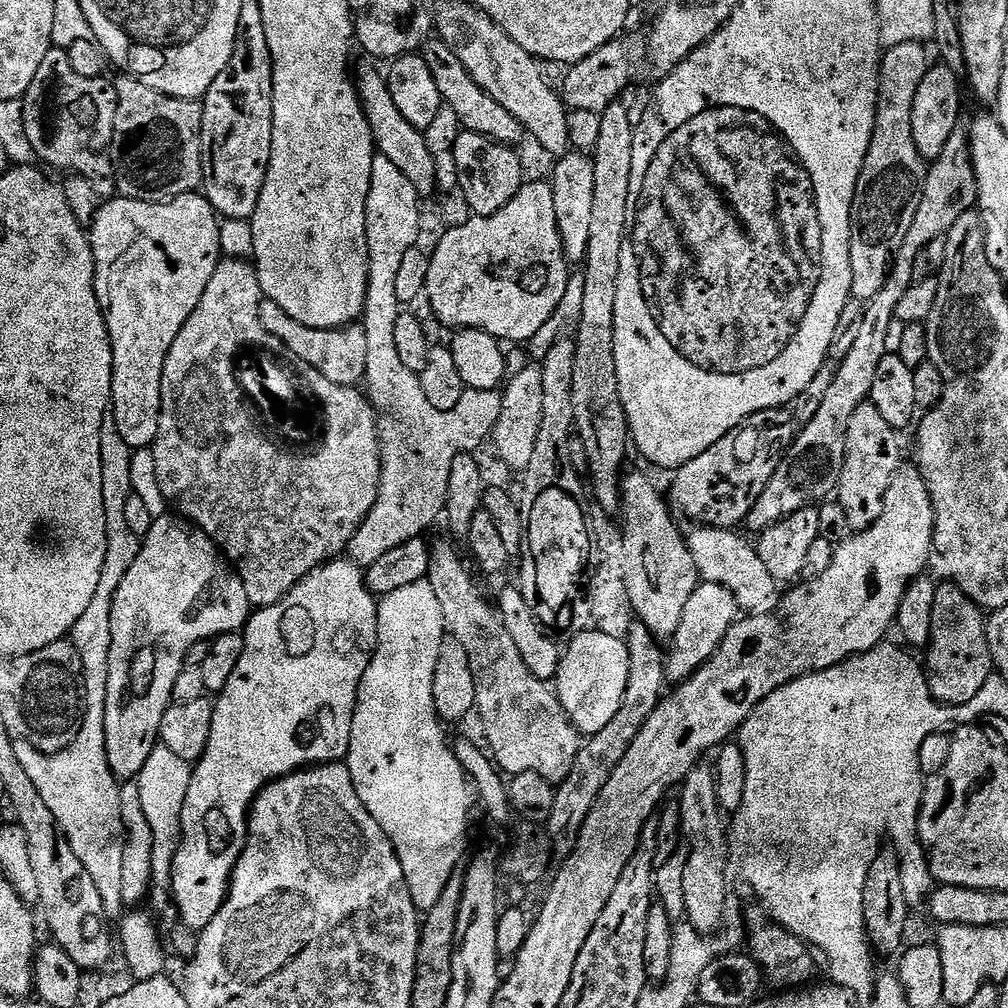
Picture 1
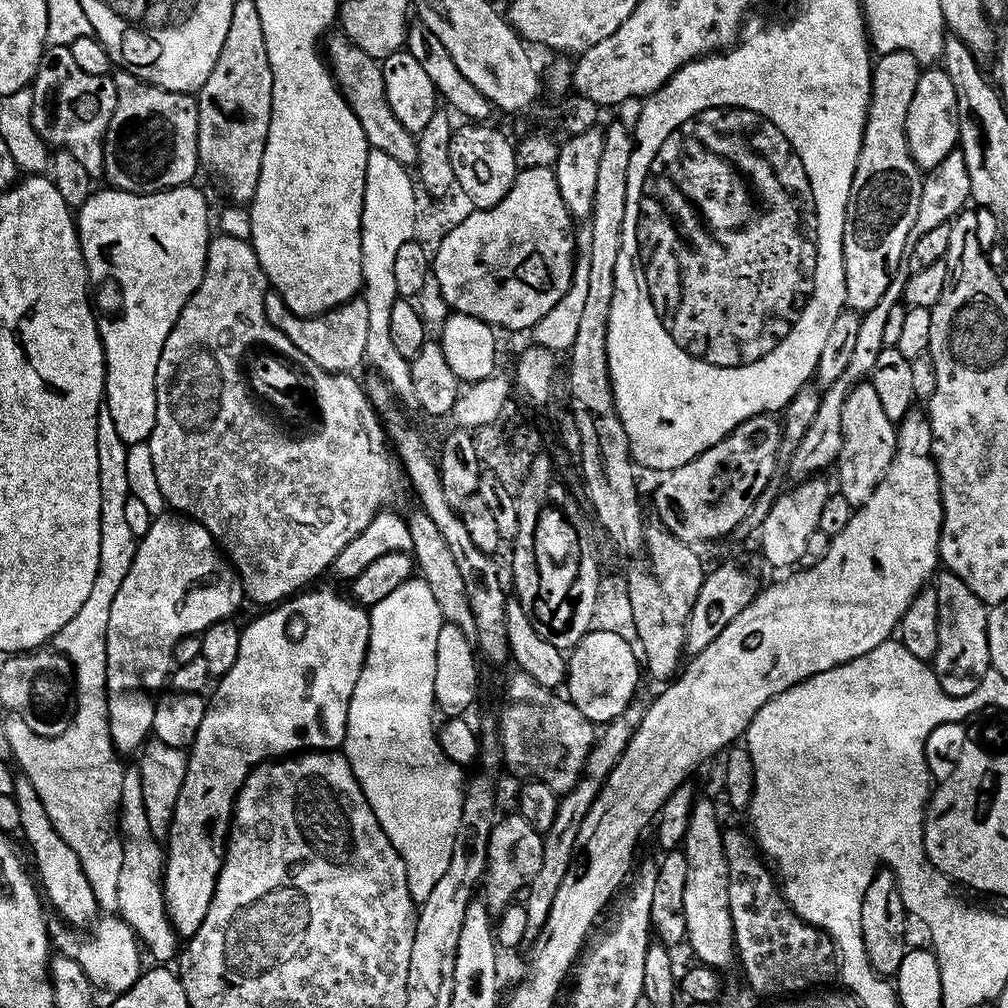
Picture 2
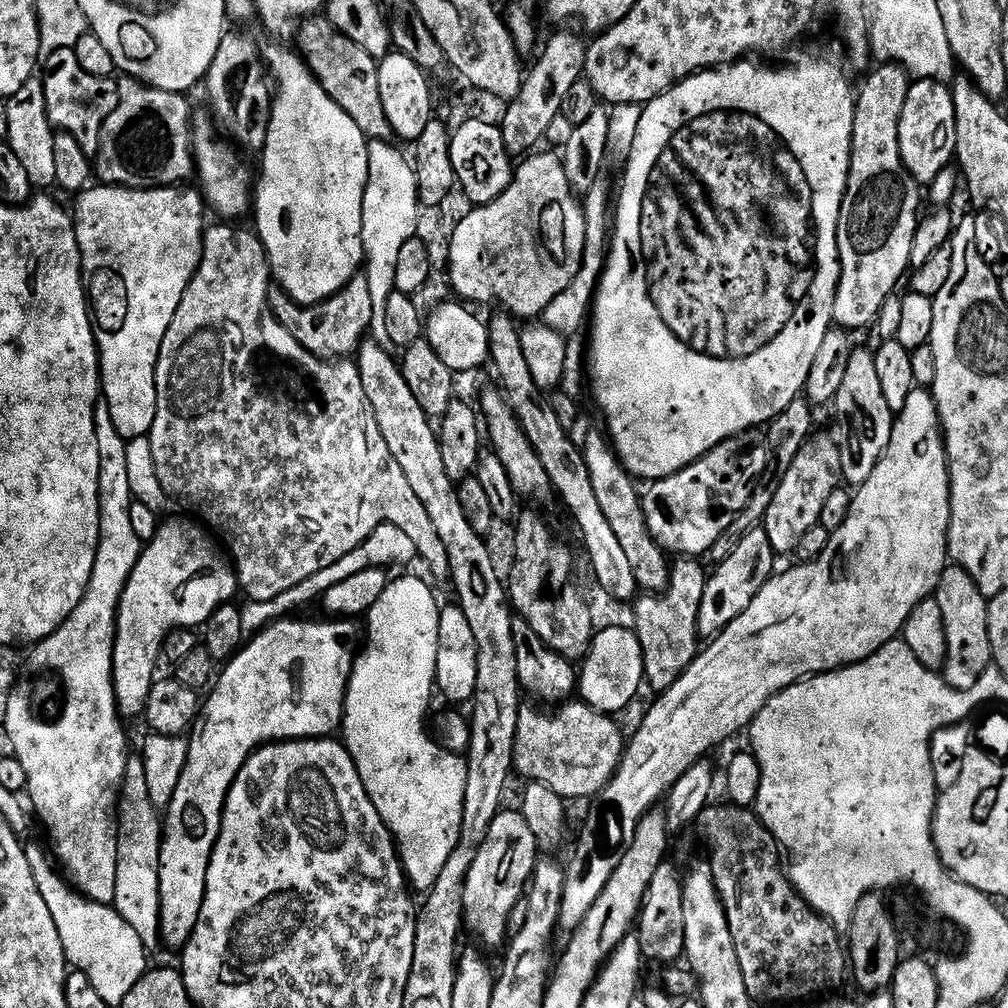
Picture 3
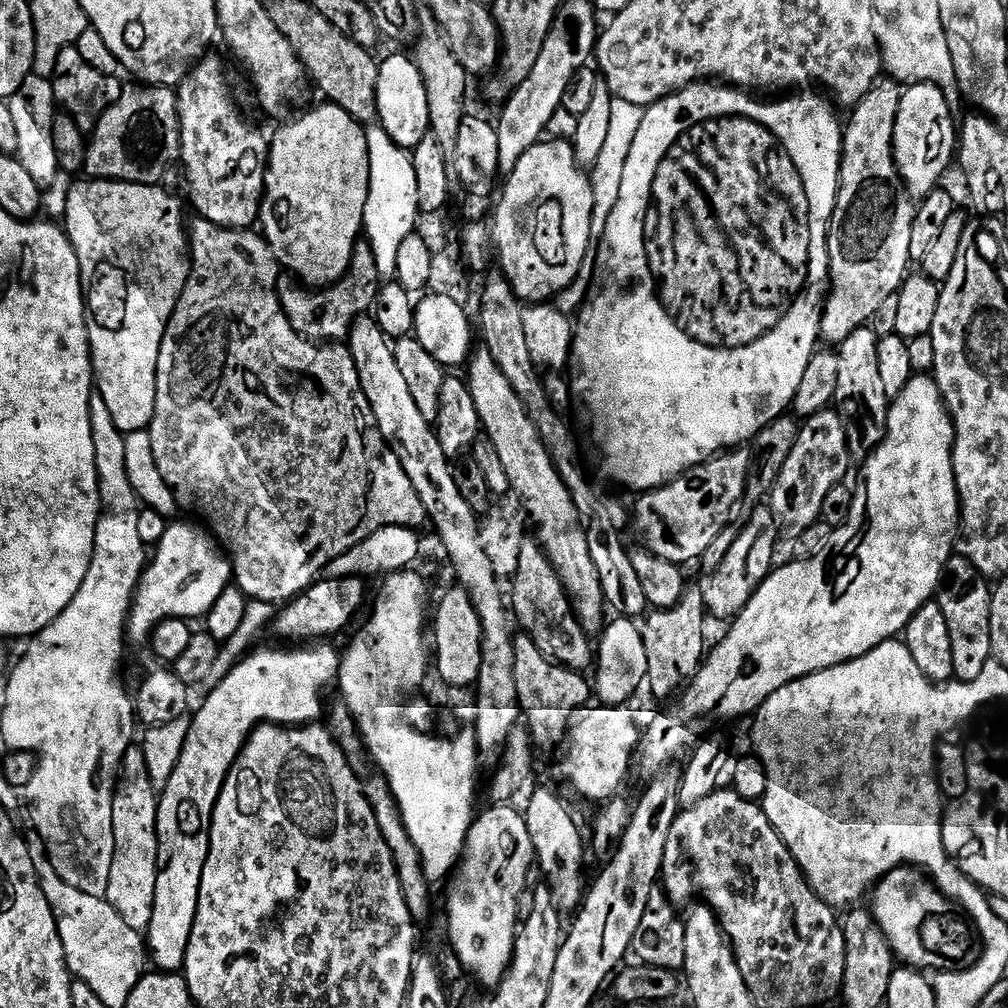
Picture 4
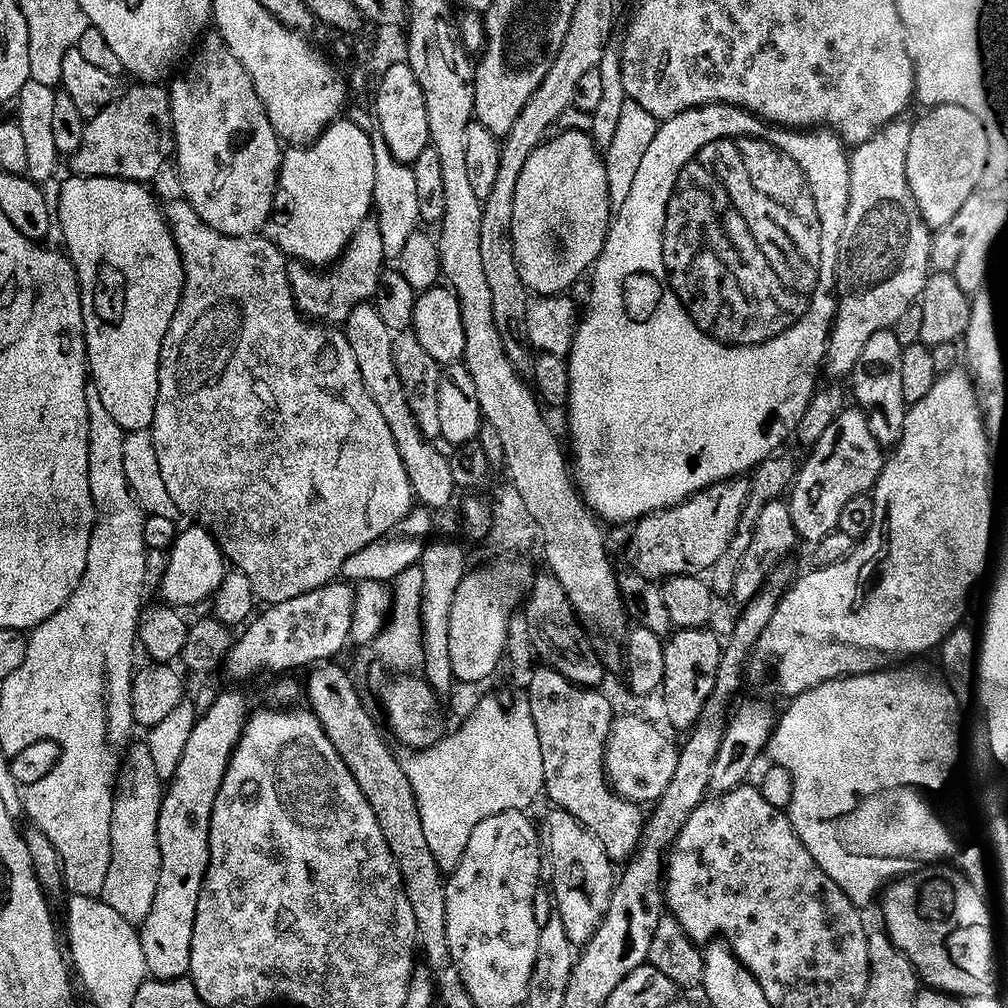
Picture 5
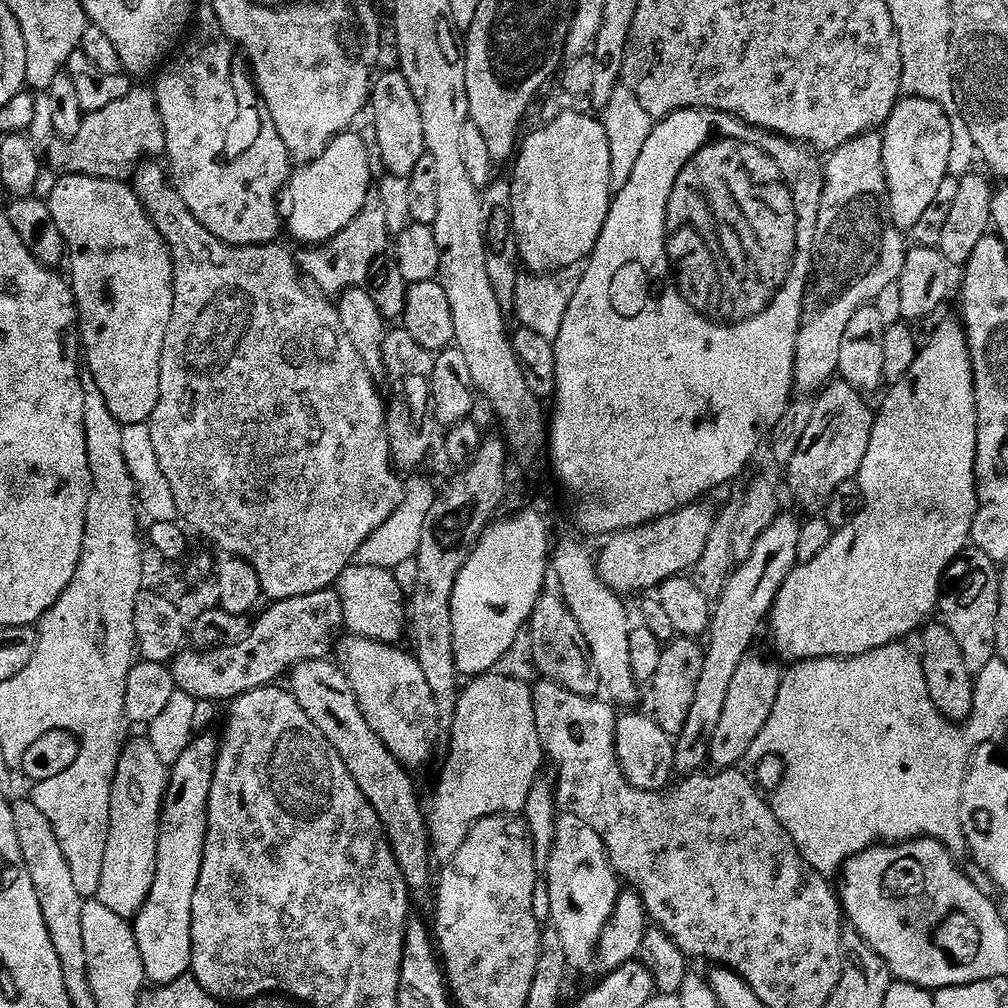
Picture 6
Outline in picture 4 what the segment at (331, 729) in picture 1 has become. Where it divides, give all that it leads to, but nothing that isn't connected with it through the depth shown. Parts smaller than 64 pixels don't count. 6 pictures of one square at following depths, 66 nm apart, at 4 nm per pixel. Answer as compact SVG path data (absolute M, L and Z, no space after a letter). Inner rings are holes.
M320 642L315 646L296 646L291 652L291 647L280 646L284 648L264 648L253 651L251 654L244 657L226 674L224 680L219 681L215 685L216 689L209 694L204 700L204 705L197 710L196 716L191 717L192 725L186 734L186 746L182 746L182 758L178 758L178 766L174 766L174 774L170 774L170 782L166 782L166 786L159 793L158 799L160 805L158 806L158 822L156 829L158 830L158 882L156 883L156 897L154 898L154 914L152 921L146 926L146 948L150 953L150 960L152 960L157 969L162 972L179 973L184 967L184 959L186 958L186 950L190 946L190 934L194 930L194 918L198 910L198 894L200 893L200 883L202 882L202 870L206 866L206 858L210 850L210 830L212 829L212 815L216 809L216 803L220 797L222 786L226 782L226 778L230 774L230 770L234 766L234 762L240 757L240 752L248 742L249 736L255 728L259 728L261 724L279 724L281 726L303 726L305 724L317 723L325 715L326 704L324 708L324 688L328 688L337 683L340 674L340 662L342 659L339 651L335 652L331 648L331 643Z

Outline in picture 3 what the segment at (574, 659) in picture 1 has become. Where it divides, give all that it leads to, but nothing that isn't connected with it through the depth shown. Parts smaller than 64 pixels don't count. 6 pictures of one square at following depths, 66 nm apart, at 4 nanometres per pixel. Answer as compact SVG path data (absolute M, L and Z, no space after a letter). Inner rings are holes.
M614 628L607 633L605 648L593 647L590 658L578 672L578 696L589 708L605 714L617 714L640 692L645 683L642 646L632 628Z

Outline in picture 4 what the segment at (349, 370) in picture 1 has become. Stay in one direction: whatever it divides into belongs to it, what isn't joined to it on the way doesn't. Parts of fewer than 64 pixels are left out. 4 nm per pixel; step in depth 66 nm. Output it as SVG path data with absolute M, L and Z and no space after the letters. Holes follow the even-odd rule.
M364 238L357 240L352 264L341 280L319 290L309 290L299 283L296 284L290 285L289 288L287 286L280 288L280 304L284 308L290 326L294 326L297 334L317 342L347 341L352 323L360 316L373 311L376 296L382 287L374 250Z

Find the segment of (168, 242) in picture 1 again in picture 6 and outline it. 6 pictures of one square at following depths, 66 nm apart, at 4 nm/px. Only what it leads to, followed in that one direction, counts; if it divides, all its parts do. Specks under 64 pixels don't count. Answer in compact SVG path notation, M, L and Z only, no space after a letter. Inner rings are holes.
M65 176L52 188L52 193L46 196L50 206L50 214L54 214L54 222L58 222L58 230L62 230L64 243L68 245L68 256L72 264L80 273L75 283L78 285L78 304L82 309L82 352L86 357L87 371L98 382L98 390L102 390L102 398L106 398L106 406L110 414L119 424L148 424L154 414L154 406L158 406L160 393L160 363L162 362L162 346L166 342L166 330L170 326L170 318L174 310L174 266L172 265L172 252L167 242L162 238L154 226L154 222L146 214L142 202L136 196L135 187L129 186L123 180L103 180L93 176Z

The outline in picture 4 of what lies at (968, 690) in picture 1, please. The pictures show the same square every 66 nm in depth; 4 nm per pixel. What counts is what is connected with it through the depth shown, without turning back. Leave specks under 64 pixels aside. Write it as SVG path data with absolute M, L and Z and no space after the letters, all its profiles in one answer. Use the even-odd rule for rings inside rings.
M954 554L948 559L948 567L944 570L944 579L938 589L938 601L953 642L953 674L956 680L974 682L974 678L986 670L986 662L993 659L990 634L992 589L989 577L983 576L965 556Z

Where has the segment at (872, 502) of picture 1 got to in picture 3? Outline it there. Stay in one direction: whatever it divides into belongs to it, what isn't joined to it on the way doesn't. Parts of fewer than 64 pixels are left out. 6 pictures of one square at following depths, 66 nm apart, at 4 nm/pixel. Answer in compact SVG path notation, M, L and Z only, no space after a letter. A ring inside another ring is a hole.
M857 347L850 358L850 366L842 378L842 387L834 401L836 420L844 431L843 447L840 450L843 483L848 486L859 486L874 474L874 466L882 458L886 446L890 446L890 434L894 414L890 406L886 406L886 398L882 398L882 386L878 379L876 357L871 351Z

